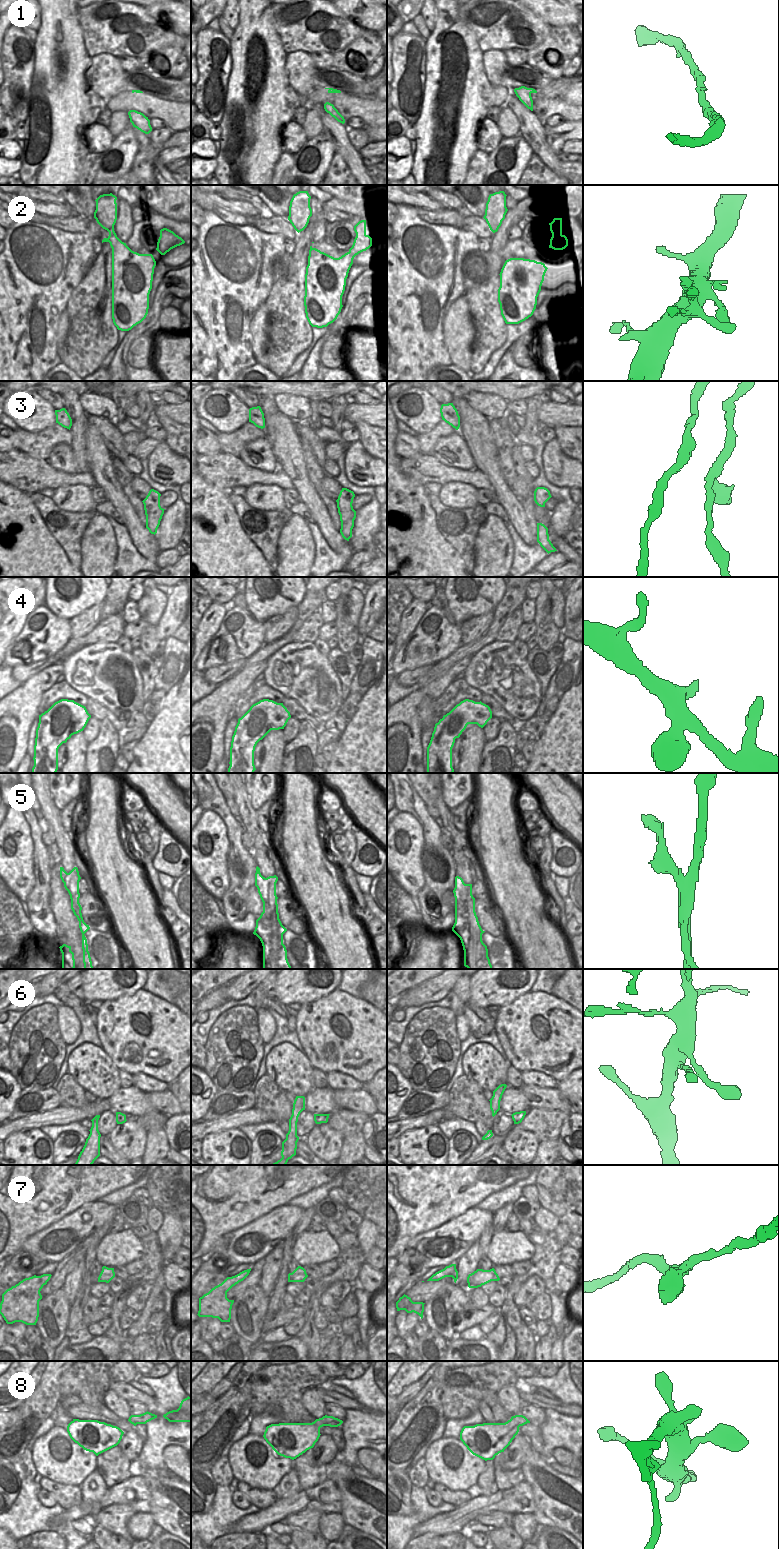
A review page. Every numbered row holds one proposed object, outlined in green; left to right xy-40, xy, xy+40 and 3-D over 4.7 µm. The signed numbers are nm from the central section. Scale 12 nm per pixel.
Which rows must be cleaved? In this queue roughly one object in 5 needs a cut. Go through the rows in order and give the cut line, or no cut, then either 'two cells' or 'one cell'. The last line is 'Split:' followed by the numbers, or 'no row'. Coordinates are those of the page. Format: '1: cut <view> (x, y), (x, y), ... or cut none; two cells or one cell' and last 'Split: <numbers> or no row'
1: cut none; one cell
2: cut none; one cell
3: cut none; one cell
4: cut none; one cell
5: cut xy+40 (465, 902), (469, 924), (469, 942), (464, 950); two cells
6: cut none; one cell
7: cut none; one cell
8: cut none; one cell
Split: 5

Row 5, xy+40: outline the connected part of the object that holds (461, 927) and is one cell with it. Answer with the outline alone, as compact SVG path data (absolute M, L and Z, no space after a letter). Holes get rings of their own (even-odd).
M455 904L455 923L452 931L460 938L463 950L470 941L470 924L468 922L467 904Z

